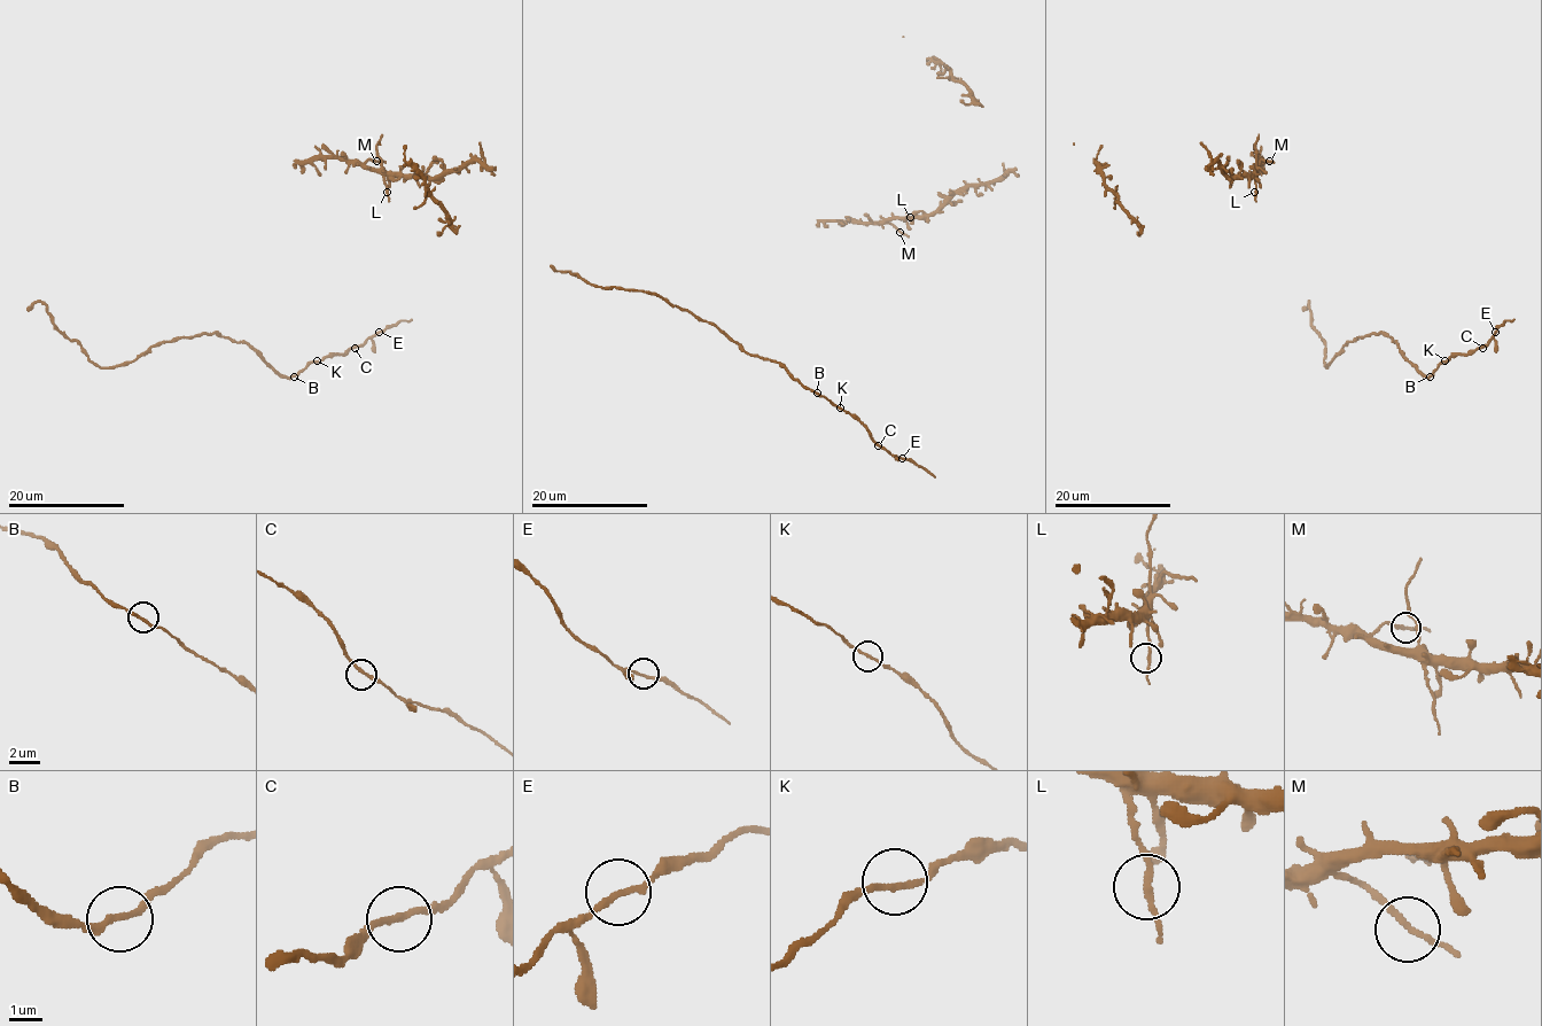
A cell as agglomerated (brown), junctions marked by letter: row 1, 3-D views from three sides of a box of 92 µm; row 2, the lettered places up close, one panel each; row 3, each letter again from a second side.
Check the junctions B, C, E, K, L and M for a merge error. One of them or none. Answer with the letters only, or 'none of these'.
none of these

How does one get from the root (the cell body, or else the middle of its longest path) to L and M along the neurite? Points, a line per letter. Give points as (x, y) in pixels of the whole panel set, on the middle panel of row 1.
L: (825, 227), (825, 222), (888, 222), (910, 217)
M: (825, 227), (825, 222), (889, 222), (900, 232)

